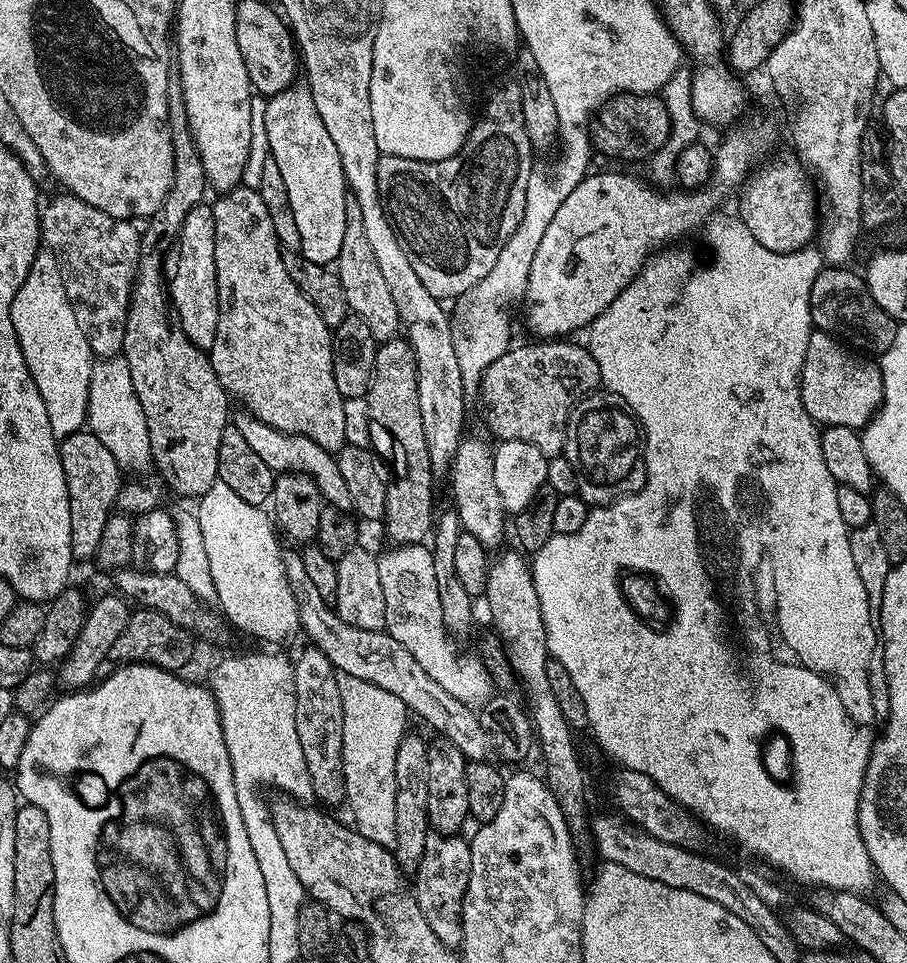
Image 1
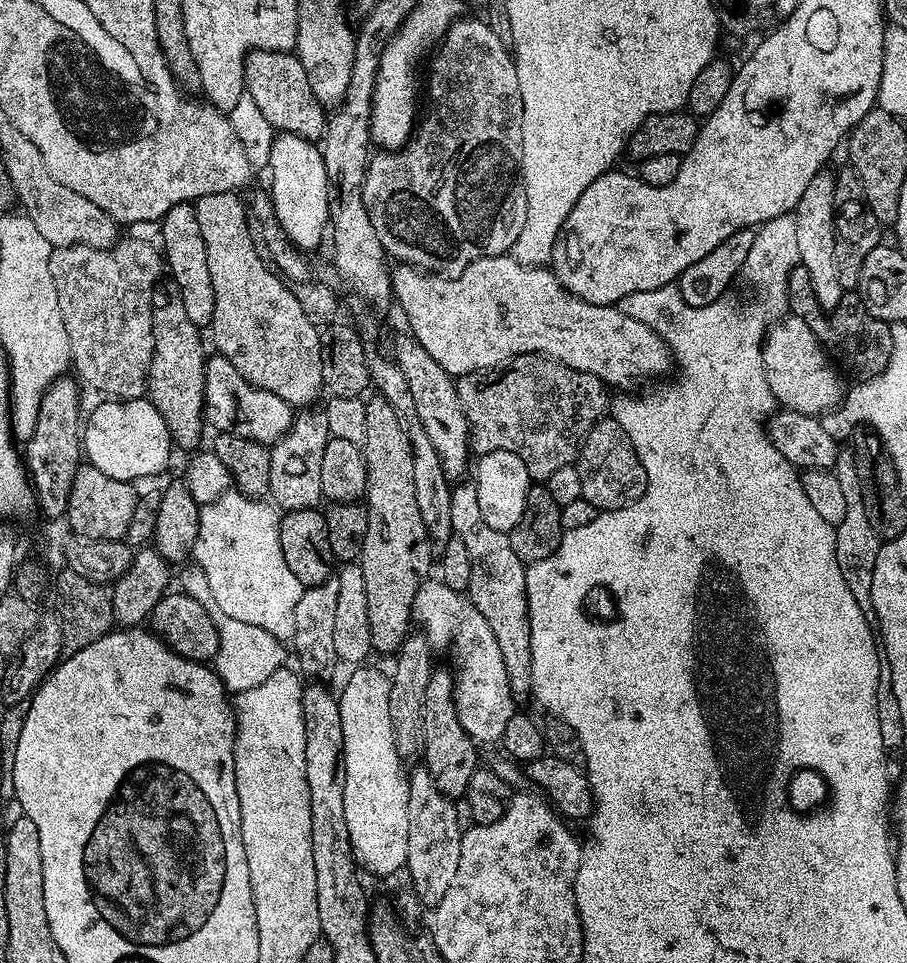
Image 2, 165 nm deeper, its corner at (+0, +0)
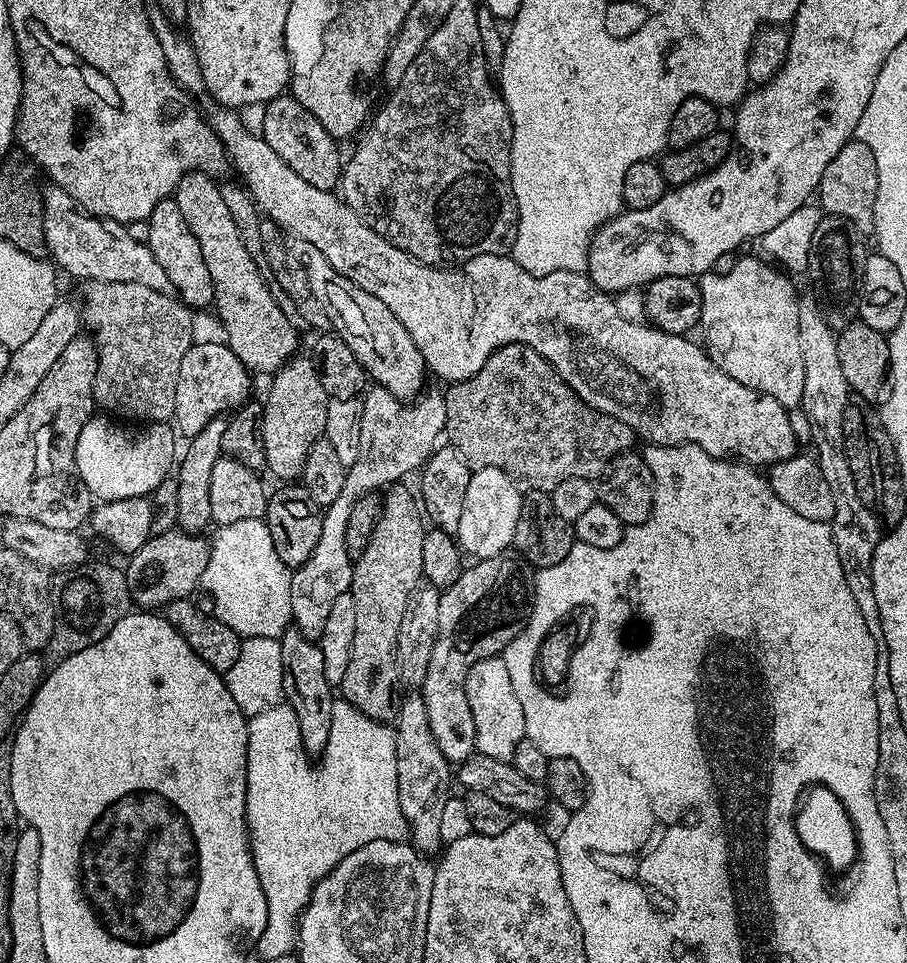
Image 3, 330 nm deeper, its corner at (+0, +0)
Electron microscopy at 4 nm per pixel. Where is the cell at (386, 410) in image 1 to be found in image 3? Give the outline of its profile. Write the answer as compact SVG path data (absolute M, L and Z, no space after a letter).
M397 482L383 493L382 503L380 506L380 517L374 526L374 534L370 538L370 542L366 542L366 550L362 550L362 554L357 558L352 566L352 587L350 589L354 598L354 618L356 625L354 626L354 646L352 647L352 657L350 658L350 666L346 666L346 678L342 678L342 682L338 688L341 692L343 699L350 701L355 708L362 710L370 718L375 720L383 720L385 722L391 721L395 717L397 705L394 701L397 699L396 688L398 689L398 681L400 679L400 671L398 670L398 662L396 661L396 651L398 650L398 626L402 623L402 613L406 610L406 598L410 598L410 594L422 582L424 571L422 570L422 538L426 531L426 523L424 524L425 517L422 515L421 505L418 503L417 497L407 488L407 483Z

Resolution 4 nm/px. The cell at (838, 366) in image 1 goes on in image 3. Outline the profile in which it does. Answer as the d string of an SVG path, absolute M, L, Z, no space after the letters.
M748 256L729 272L699 277L702 314L698 328L704 331L702 347L734 382L778 398L786 409L799 409L804 367L802 346L798 346L798 291L779 267L764 260Z

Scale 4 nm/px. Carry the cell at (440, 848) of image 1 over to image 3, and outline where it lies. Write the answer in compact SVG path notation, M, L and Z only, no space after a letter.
M408 694L404 701L399 701L394 717L396 733L396 765L398 766L398 806L402 806L402 814L408 823L408 836L412 847L421 854L433 854L441 851L444 840L441 835L442 808L445 806L452 784L454 788L454 768L448 763L442 750L438 750L438 742L434 742L434 733L430 730L430 717L426 714L426 702L423 695Z

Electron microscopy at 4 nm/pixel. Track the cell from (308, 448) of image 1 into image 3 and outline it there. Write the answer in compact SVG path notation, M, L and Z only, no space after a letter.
M204 340L193 343L192 349L182 358L182 370L178 374L174 394L174 428L181 437L191 438L214 419L215 416L231 413L249 399L253 377L248 367L238 359L227 343Z

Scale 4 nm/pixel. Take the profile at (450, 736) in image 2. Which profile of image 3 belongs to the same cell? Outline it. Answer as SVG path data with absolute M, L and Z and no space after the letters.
M511 551L500 552L494 558L469 563L458 582L441 591L438 602L438 638L434 642L434 654L430 654L430 670L426 670L422 695L426 702L426 714L430 717L430 730L434 733L434 742L438 742L438 750L442 750L448 763L453 766L463 764L466 758L470 758L476 752L474 714L466 698L466 674L470 674L470 666L482 662L482 658L501 655L504 648L510 646L514 638L518 638L520 631L528 625L528 616L532 612L532 598L535 594L536 572L523 556Z

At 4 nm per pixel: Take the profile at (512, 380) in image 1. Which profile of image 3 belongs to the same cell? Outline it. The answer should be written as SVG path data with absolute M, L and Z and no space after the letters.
M525 344L497 348L478 374L449 383L444 401L448 423L446 436L452 439L449 440L451 447L459 450L474 470L497 468L528 490L551 493L552 488L565 478L599 481L610 462L621 452L629 451L635 445L632 443L638 440L626 422L591 408L577 398L570 385L556 373L556 367Z

